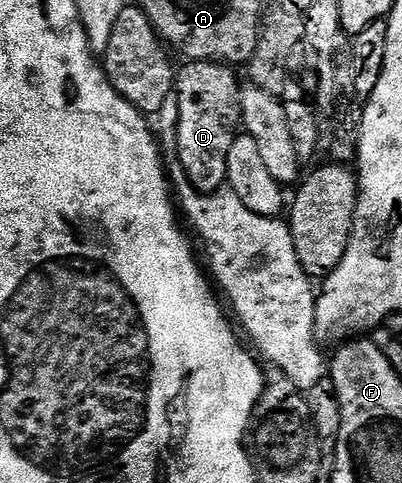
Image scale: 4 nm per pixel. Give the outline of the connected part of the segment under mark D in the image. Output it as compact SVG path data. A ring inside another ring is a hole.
M193 62L180 66L174 93L178 100L178 124L174 127L176 150L189 183L201 192L215 192L228 181L226 160L242 126L242 85L231 65L223 62Z

